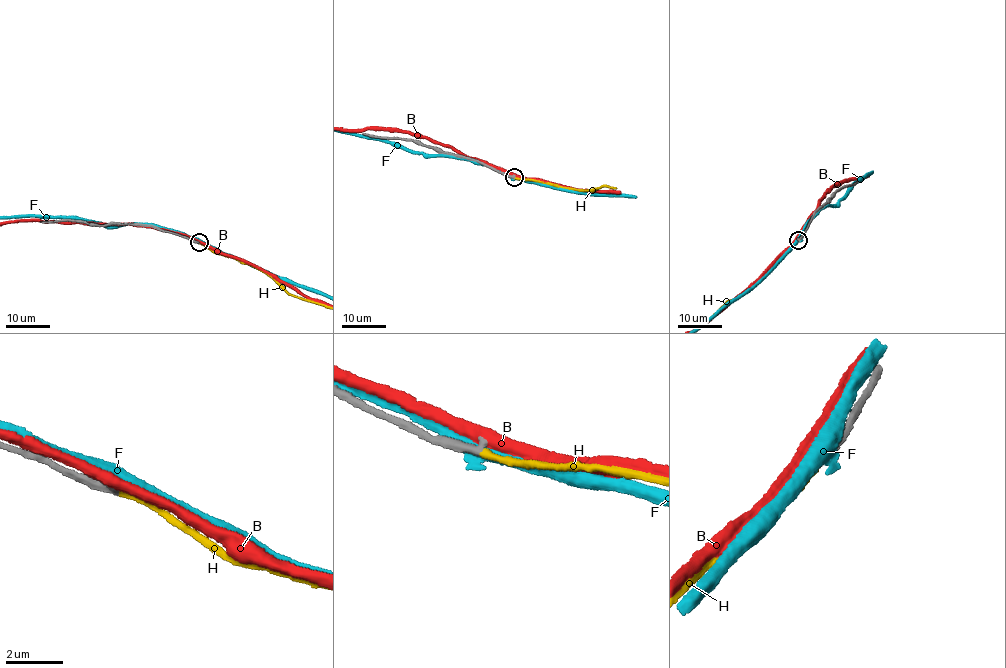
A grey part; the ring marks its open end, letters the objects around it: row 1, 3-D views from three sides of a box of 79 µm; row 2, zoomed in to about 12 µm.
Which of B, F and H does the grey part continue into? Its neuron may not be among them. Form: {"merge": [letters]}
{"merge": ["H"]}

